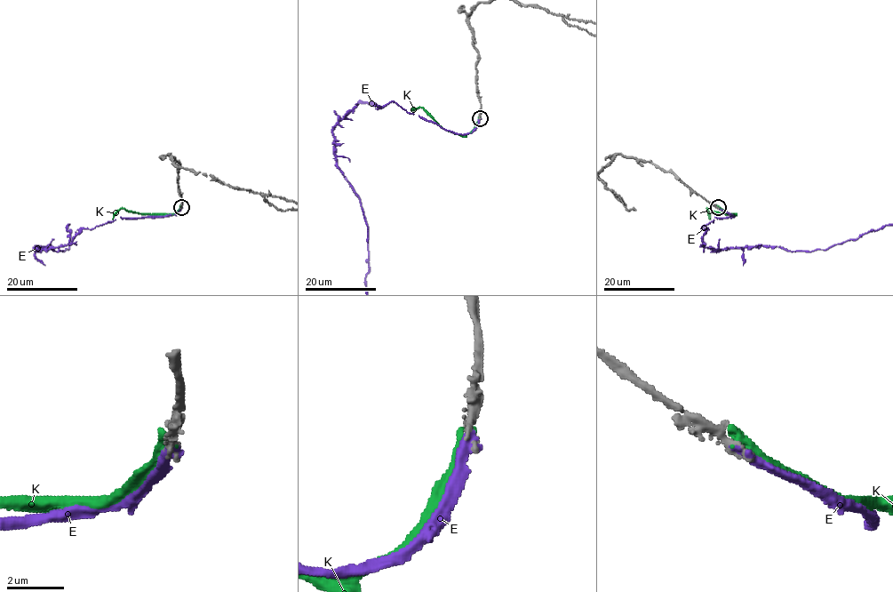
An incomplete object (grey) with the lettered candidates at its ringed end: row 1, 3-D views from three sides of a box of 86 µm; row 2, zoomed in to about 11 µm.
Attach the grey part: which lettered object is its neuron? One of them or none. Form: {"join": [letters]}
{"join": ["E"]}

